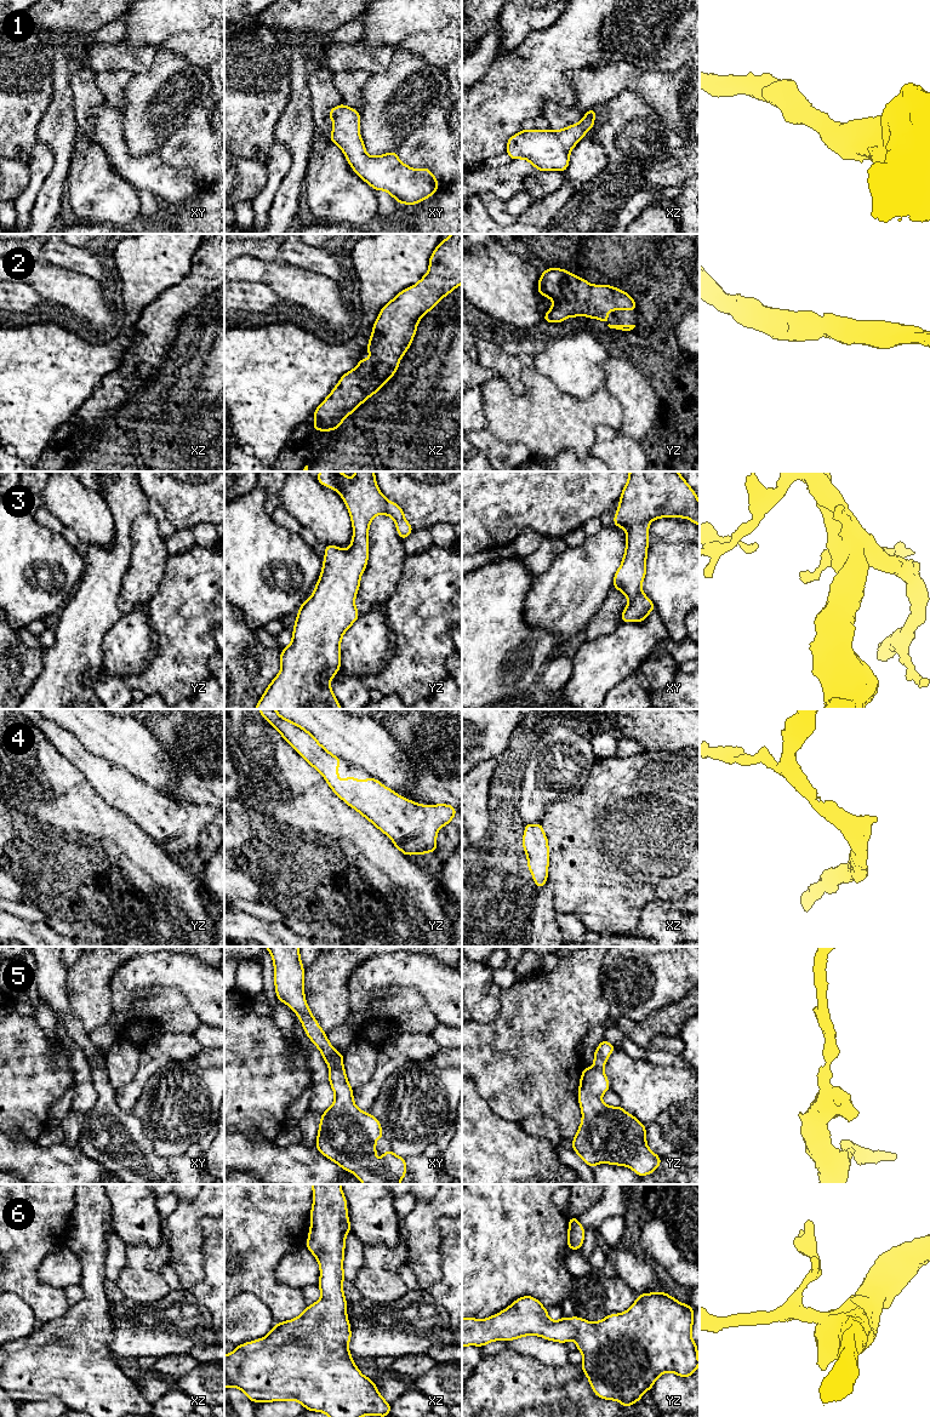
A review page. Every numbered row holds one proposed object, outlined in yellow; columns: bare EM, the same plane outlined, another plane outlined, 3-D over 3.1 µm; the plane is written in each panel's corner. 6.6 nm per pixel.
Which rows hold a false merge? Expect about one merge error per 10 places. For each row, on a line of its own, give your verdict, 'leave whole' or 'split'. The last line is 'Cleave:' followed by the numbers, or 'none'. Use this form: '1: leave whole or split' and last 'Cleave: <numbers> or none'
1: leave whole
2: leave whole
3: leave whole
4: leave whole
5: leave whole
6: leave whole
Cleave: none

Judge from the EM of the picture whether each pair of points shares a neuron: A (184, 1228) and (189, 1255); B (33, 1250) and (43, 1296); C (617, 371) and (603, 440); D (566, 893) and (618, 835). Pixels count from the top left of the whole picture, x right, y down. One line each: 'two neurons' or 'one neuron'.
A: one neuron
B: one neuron
C: two neurons
D: one neuron

